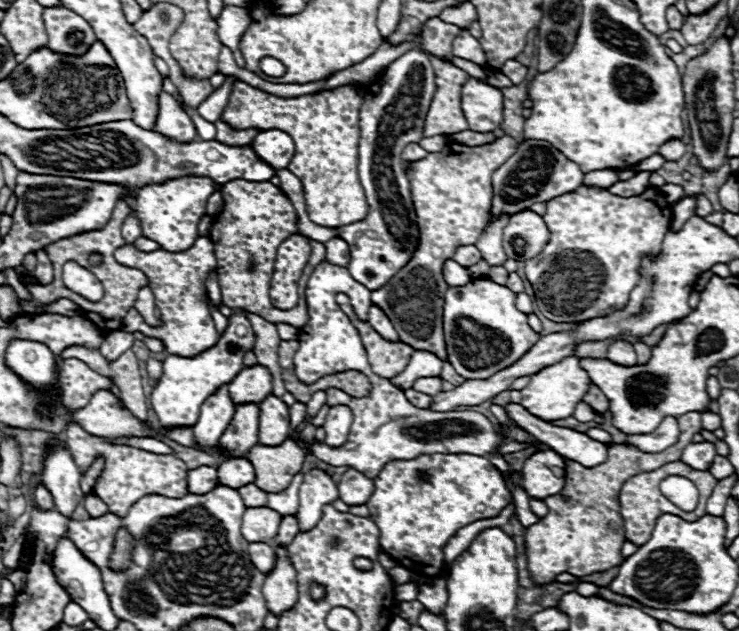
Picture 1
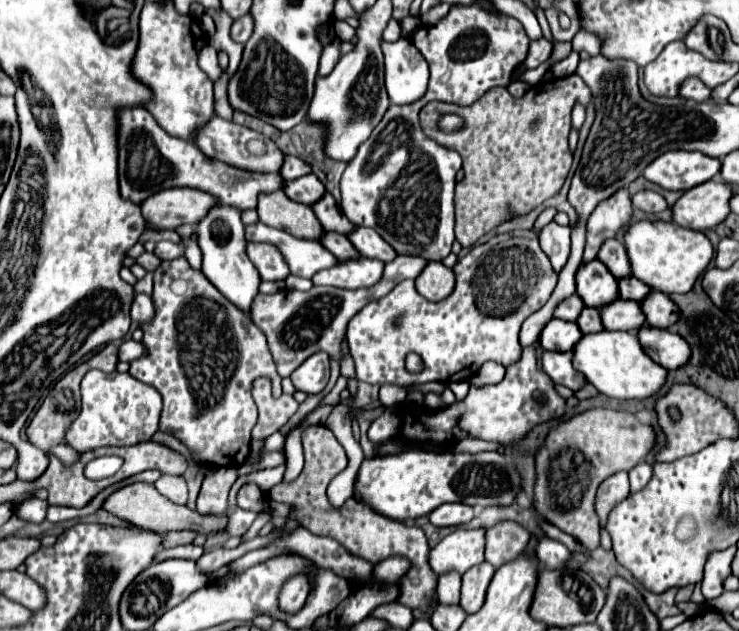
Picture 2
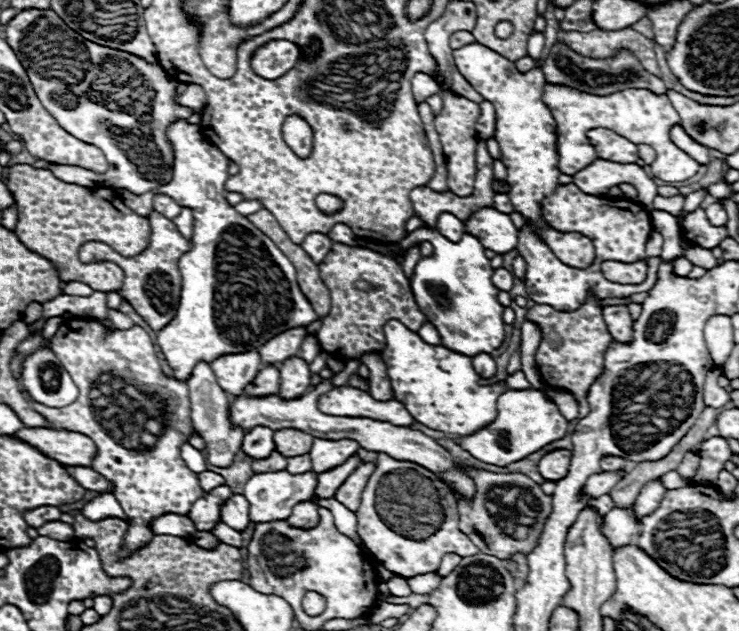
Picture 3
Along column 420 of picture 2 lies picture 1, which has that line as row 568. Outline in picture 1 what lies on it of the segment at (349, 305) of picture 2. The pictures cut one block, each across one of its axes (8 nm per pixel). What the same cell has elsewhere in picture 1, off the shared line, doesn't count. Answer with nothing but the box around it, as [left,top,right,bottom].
[248,542,276,574]

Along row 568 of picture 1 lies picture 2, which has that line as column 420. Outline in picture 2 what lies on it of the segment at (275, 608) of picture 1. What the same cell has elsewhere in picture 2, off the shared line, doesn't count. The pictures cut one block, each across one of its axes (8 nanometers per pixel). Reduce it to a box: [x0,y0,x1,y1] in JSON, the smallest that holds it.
[416,262,454,300]

